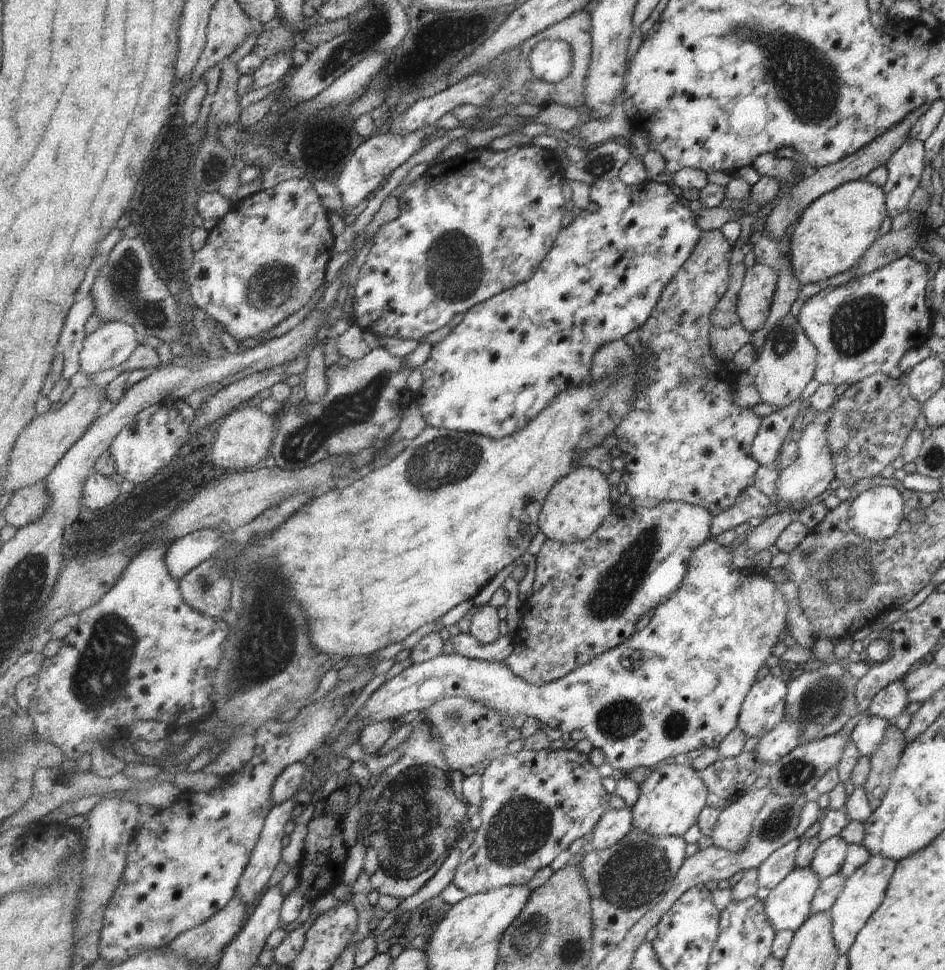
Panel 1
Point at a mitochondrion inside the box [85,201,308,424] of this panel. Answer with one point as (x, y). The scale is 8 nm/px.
(124, 282)

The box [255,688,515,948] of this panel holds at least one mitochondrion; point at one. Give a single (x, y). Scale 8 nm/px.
(413, 824)

